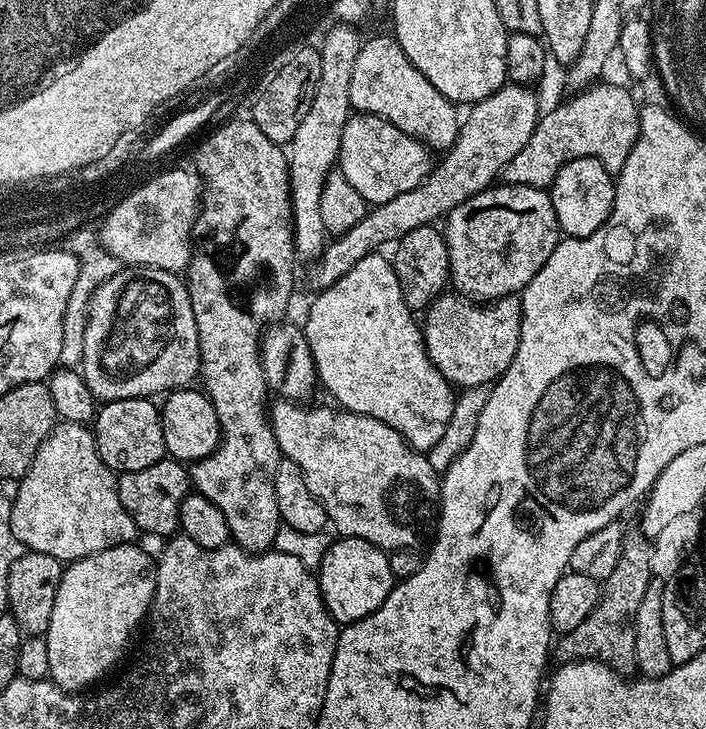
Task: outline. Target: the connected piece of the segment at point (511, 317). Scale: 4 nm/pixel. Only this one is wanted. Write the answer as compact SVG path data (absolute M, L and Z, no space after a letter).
M441 294L428 305L426 311L422 316L422 331L424 334L424 349L428 351L428 357L432 365L438 369L438 371L447 378L448 383L460 388L480 388L491 385L493 382L499 380L500 375L510 366L510 362L514 362L514 354L518 350L518 342L520 341L520 327L522 326L522 310L520 309L520 296L513 294L511 296L504 296L500 300L493 300L487 306L473 306L465 297L459 294Z

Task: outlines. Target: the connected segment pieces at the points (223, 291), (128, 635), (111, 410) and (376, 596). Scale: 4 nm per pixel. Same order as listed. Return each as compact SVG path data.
M250 118L245 120L232 120L229 124L221 126L217 132L212 132L196 148L196 165L194 171L200 178L202 185L202 199L199 201L199 211L196 213L196 221L192 227L193 237L198 238L192 246L192 256L188 260L186 269L186 283L190 306L194 310L194 326L198 326L198 350L200 351L200 375L204 380L202 391L208 401L214 406L214 414L218 416L220 423L220 445L206 458L195 461L190 468L190 484L199 495L205 496L218 510L222 510L222 518L226 518L228 535L234 541L236 547L244 548L253 554L267 552L276 543L276 535L282 526L278 514L278 502L274 498L274 474L278 470L280 461L280 447L274 438L274 430L270 423L270 412L266 405L269 403L270 389L266 375L266 364L262 359L262 333L269 326L285 319L284 311L288 308L288 299L292 296L292 271L298 265L296 248L292 244L292 192L288 188L288 157L285 149L266 138L262 130Z
M135 543L119 544L110 550L90 554L81 560L71 561L58 582L54 598L54 614L50 614L50 626L44 636L46 650L50 653L48 676L52 683L69 694L88 690L95 680L100 680L120 659L132 640L132 631L145 623L152 607L152 595L156 589L156 573L153 557L148 557Z
M139 396L110 400L99 405L94 417L96 445L102 462L106 462L113 473L146 470L146 466L154 466L154 462L165 459L160 408L152 403L151 399Z
M340 536L329 543L318 569L318 579L326 610L340 626L353 624L378 610L394 587L388 552L353 536Z

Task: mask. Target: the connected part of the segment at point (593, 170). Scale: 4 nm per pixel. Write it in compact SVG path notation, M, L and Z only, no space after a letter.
M594 158L571 160L562 166L562 170L558 170L550 195L561 233L568 238L586 238L601 228L612 213L616 197L614 176Z

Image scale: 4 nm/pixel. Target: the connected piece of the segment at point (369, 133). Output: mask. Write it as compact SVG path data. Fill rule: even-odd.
M352 114L342 130L338 170L346 174L346 182L350 182L369 205L375 206L390 202L390 198L398 198L398 194L406 194L421 184L432 173L431 155L427 144L398 130L398 126L377 116Z

